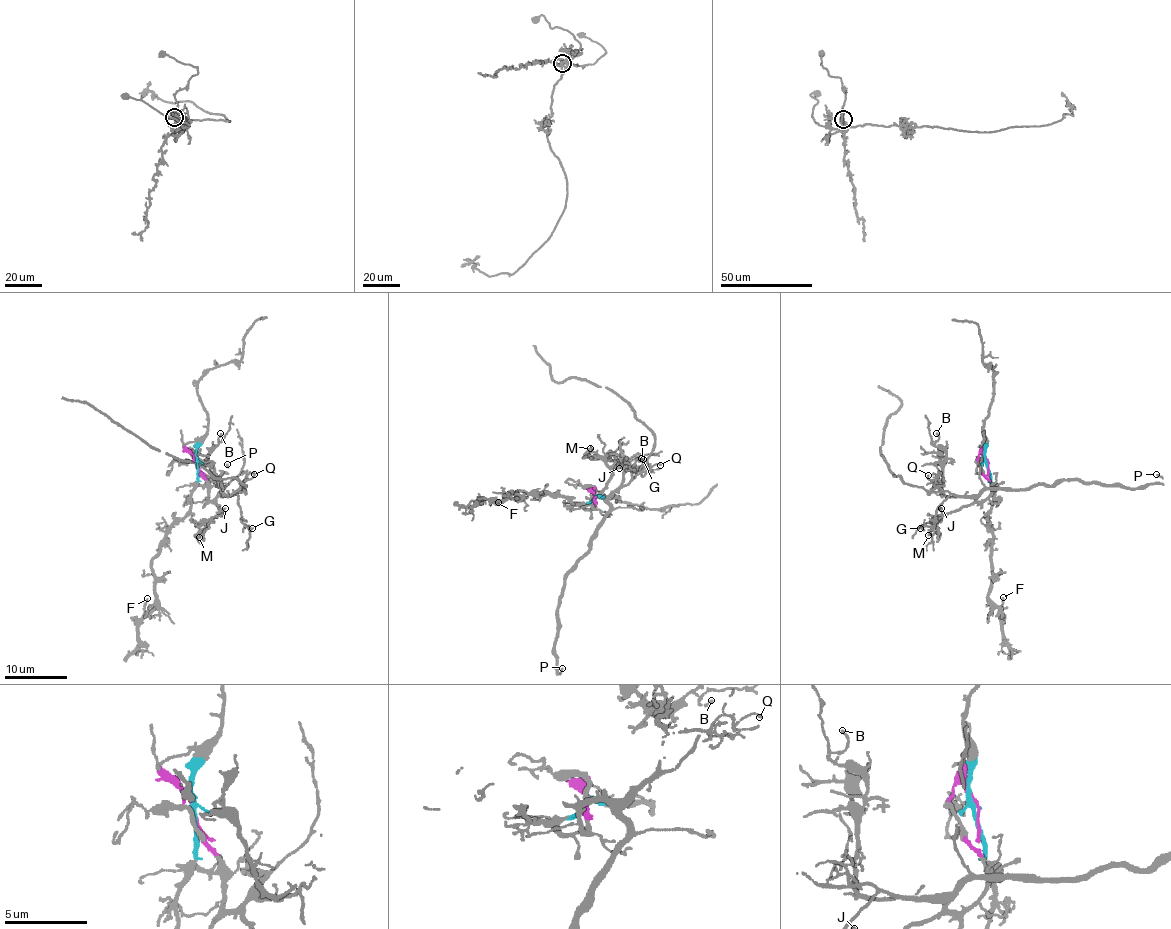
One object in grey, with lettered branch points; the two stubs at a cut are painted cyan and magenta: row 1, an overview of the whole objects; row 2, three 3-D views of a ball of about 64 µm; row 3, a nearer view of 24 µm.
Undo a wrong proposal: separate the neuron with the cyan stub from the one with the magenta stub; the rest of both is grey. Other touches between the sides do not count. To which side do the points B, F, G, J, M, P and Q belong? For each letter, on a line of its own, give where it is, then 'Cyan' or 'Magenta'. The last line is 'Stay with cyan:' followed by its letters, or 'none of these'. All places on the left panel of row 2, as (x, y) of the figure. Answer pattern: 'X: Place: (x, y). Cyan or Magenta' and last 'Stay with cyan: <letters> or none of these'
B: Place: (220, 433). Magenta
F: Place: (147, 598). Cyan
G: Place: (252, 528). Magenta
J: Place: (225, 508). Magenta
M: Place: (199, 537). Magenta
P: Place: (227, 464). Magenta
Q: Place: (254, 474). Magenta
Stay with cyan: F

